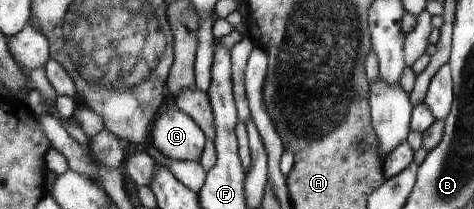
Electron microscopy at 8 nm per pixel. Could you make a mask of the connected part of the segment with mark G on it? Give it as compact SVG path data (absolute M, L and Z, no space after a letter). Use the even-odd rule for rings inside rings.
M174 106L162 108L151 128L154 149L177 161L199 161L207 136L196 120Z

